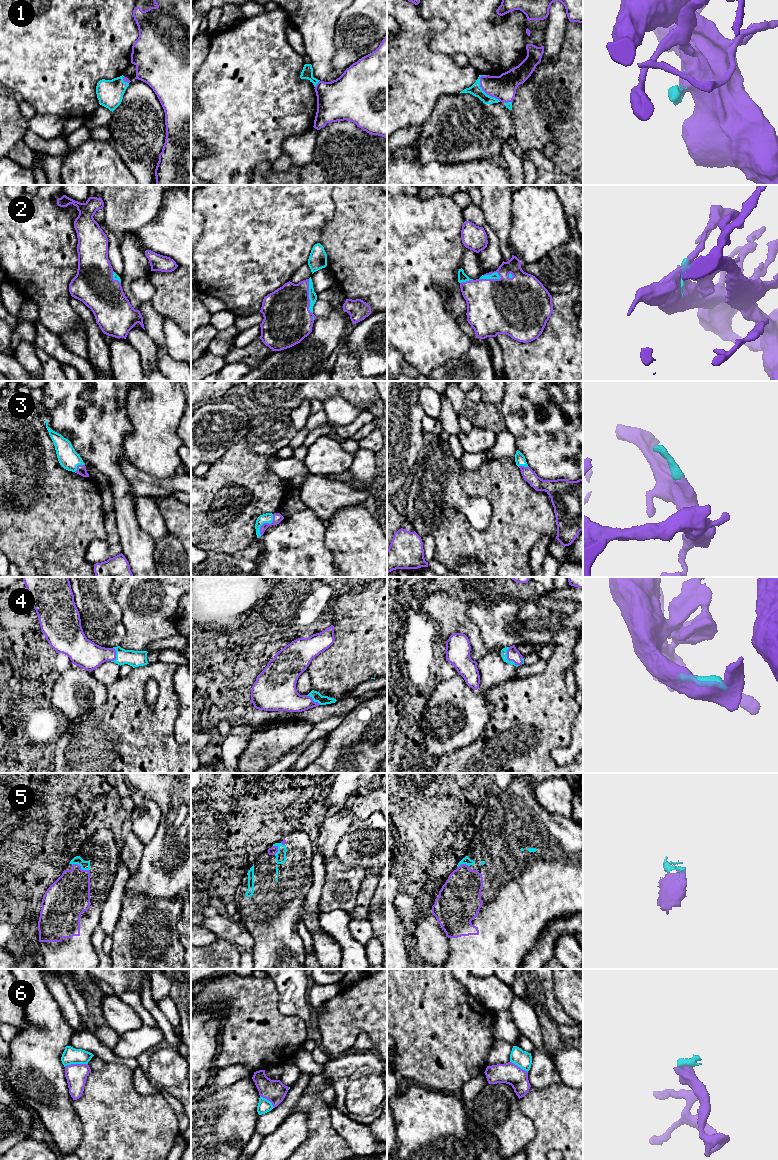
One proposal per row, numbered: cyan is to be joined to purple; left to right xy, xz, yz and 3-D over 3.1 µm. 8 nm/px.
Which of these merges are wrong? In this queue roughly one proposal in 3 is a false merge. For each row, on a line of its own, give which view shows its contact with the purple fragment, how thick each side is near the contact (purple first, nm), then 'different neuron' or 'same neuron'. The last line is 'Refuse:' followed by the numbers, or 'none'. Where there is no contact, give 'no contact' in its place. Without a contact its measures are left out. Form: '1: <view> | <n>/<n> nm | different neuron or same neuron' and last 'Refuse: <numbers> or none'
1: yz | 200/90 nm | same neuron
2: yz | 440/50 nm | same neuron
3: xz | 80/80 nm | same neuron
4: yz | 100/50 nm | same neuron
5: xy | 340/80 nm | same neuron
6: xy | 180/130 nm | different neuron
Refuse: 6

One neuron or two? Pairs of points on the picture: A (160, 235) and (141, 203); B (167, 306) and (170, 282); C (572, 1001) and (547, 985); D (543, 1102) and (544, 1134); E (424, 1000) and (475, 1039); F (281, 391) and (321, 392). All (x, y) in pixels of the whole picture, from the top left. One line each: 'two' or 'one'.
A: two
B: one
C: two
D: one
E: one
F: one

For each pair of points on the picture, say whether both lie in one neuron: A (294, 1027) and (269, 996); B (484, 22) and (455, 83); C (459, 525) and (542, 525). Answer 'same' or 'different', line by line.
A: same
B: different
C: same

